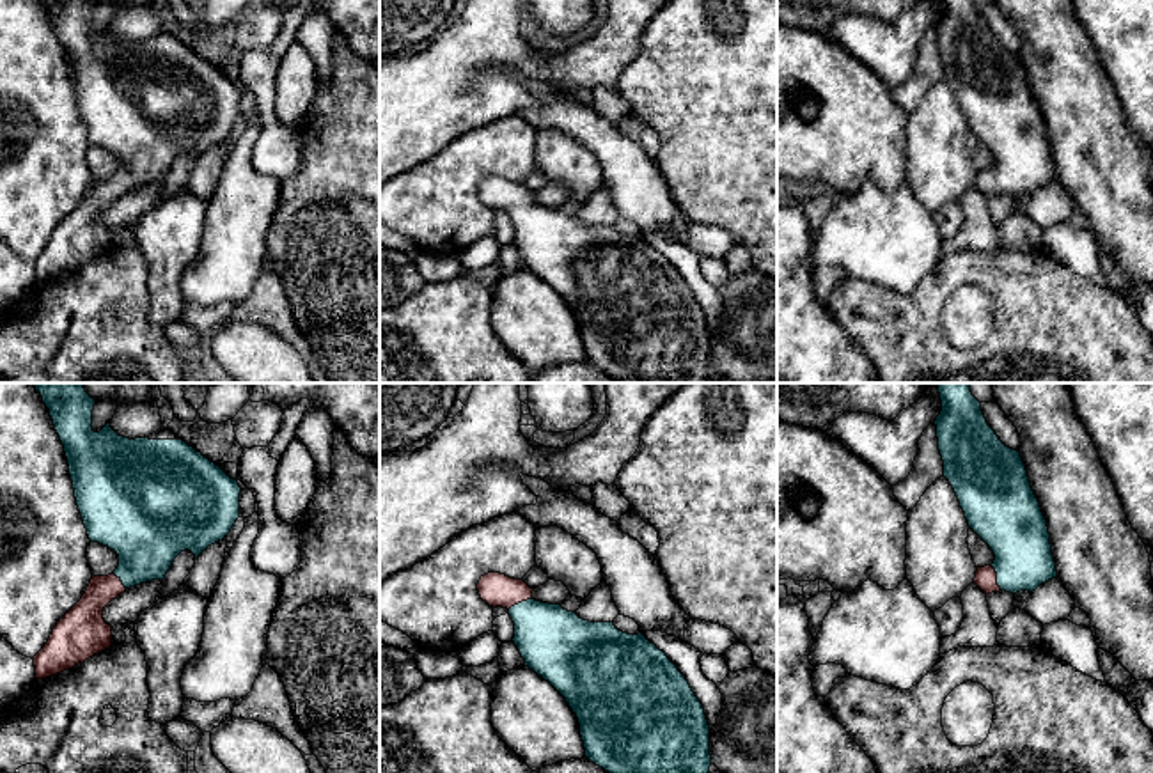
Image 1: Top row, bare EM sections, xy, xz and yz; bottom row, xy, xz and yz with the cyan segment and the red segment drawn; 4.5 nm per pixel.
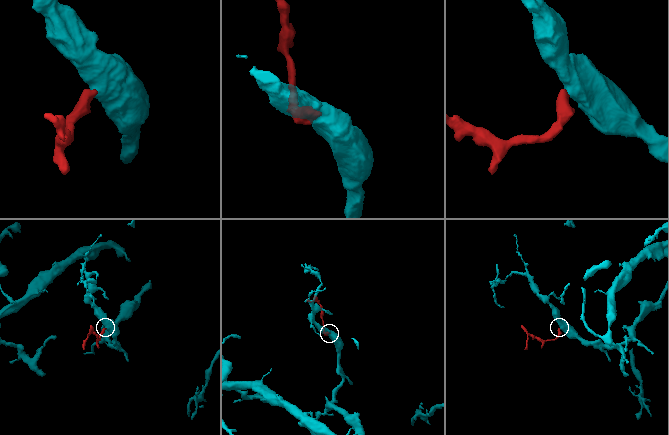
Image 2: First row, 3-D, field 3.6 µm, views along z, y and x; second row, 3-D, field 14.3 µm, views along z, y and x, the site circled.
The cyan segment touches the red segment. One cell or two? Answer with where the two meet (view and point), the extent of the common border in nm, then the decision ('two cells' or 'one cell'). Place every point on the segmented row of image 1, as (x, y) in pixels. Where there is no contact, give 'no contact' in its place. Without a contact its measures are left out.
meets cyan in yz at (997, 578); contact 120 nm long; one cell

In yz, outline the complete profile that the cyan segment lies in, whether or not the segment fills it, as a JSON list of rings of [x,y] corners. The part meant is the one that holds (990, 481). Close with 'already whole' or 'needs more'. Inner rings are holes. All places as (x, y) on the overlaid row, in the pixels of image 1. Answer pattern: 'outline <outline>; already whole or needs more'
outline [[[938,383],[942,411],[935,420],[938,450],[944,461],[944,477],[953,486],[969,527],[990,546],[995,555],[992,566],[977,567],[974,583],[984,592],[1036,590],[1057,576],[1050,534],[1039,502],[1031,488],[1025,465],[1018,450],[1006,447],[988,426],[981,402],[972,395],[970,383]]]; needs more

